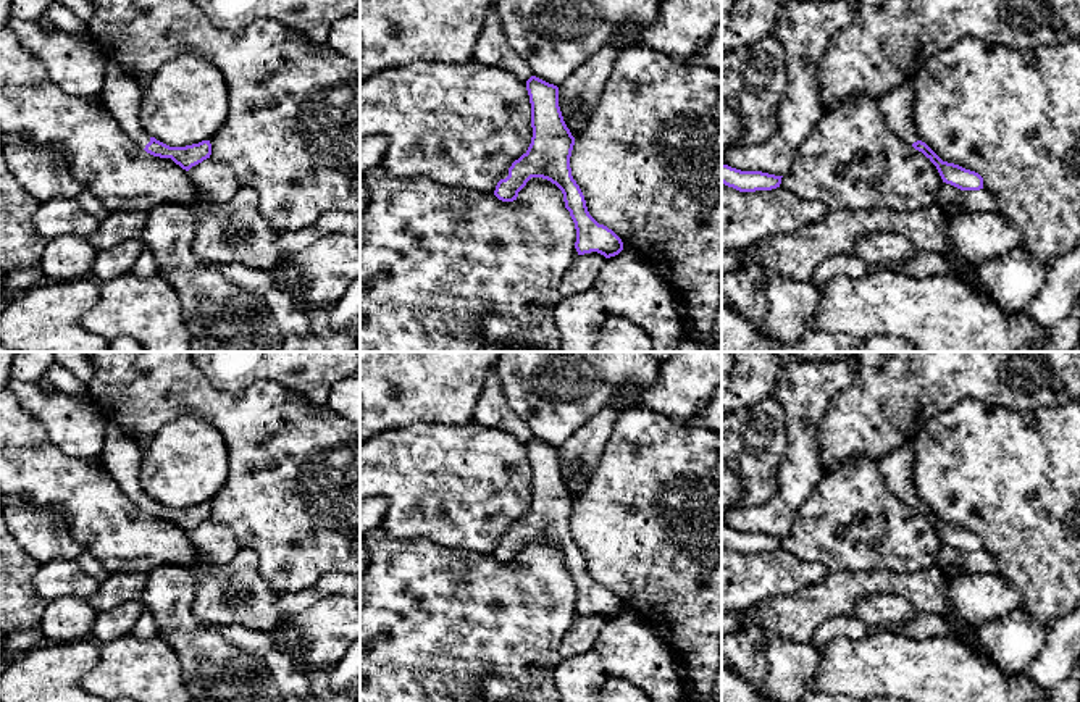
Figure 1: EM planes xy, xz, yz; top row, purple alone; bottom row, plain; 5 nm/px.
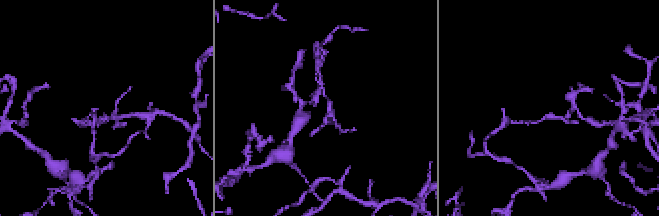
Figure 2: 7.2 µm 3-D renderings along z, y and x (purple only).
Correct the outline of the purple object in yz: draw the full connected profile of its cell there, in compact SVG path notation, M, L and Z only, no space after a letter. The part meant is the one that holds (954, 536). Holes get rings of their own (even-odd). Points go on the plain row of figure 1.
M910 442L894 449L878 462L880 474L888 489L906 505L922 513L938 531L943 544L961 552L983 550L983 539L959 526L943 523L925 504L922 504L912 486L914 449Z

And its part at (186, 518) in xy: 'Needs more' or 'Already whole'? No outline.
Needs more

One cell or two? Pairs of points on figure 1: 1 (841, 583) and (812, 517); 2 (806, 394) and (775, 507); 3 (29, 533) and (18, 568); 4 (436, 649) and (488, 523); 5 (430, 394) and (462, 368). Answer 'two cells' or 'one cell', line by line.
1: two cells
2: one cell
3: two cells
4: two cells
5: one cell

